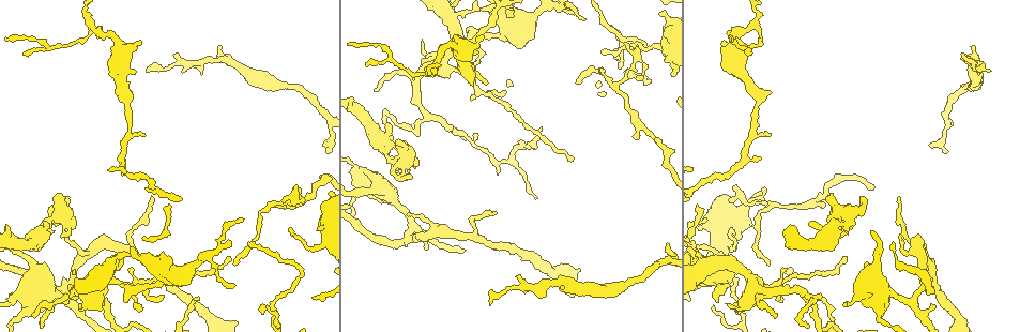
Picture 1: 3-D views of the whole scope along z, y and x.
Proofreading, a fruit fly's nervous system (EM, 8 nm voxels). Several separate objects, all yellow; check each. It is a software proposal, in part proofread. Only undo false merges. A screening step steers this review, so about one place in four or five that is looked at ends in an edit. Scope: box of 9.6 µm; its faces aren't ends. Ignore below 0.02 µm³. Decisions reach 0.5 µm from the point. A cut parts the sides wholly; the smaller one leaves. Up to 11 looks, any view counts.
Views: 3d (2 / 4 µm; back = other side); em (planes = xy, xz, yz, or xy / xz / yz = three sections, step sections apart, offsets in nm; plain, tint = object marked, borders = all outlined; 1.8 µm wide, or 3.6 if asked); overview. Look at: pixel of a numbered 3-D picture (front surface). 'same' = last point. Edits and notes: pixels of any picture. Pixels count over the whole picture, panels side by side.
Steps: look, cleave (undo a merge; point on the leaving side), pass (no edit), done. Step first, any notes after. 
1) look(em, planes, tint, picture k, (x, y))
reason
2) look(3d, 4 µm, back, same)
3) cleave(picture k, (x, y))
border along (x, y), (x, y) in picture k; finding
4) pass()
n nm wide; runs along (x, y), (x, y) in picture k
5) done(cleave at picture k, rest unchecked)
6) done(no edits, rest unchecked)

look(em, 3.6 µm, planes, tint, picture 1, (65, 287))
sharp bend

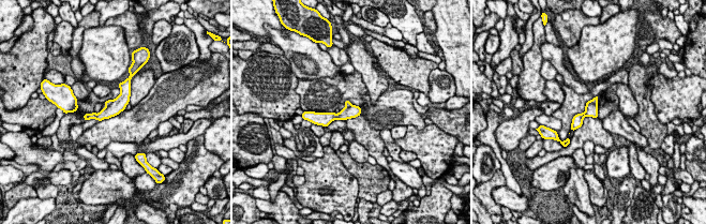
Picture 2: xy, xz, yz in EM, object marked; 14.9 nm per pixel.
cleave(picture 2, (119, 104))
a second neuron is stuck on

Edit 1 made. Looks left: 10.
look(3d, 2 µm, picture 1, (755, 23))
sharp bend

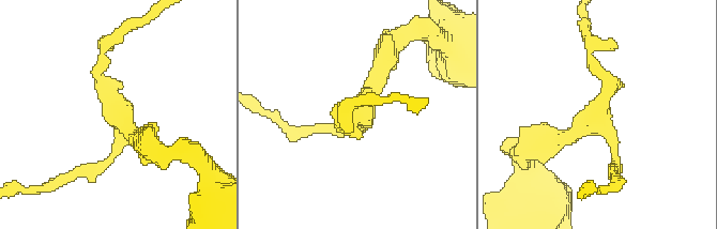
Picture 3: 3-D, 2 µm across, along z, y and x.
look(em, planes, tint, picture 3, (362, 112))
3 arms

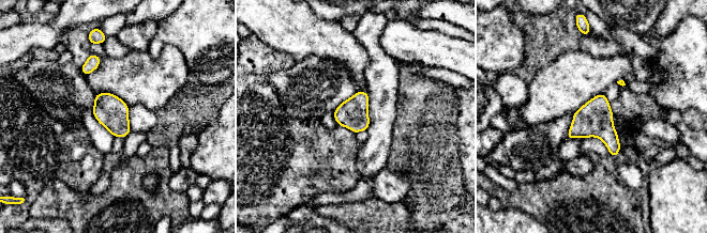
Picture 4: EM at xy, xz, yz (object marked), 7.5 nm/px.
pass()
all the same neuron

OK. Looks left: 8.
look(em, xy, step 16, tint, picture 1, (616, 292))

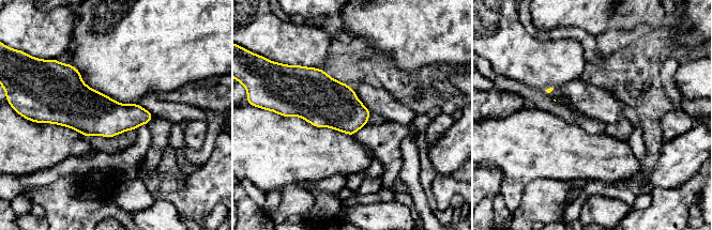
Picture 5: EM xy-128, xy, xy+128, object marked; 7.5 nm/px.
look(em, xz, step 16, tint, same)
cut it another way

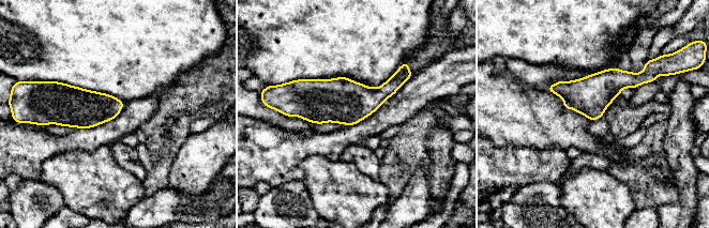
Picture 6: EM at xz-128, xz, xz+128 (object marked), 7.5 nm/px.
pass()
runs along (408, 74), (368, 100), (292, 106) in picture 6; continuous, no second neuron

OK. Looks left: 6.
done(cleave at picture 2, rest unchecked)

